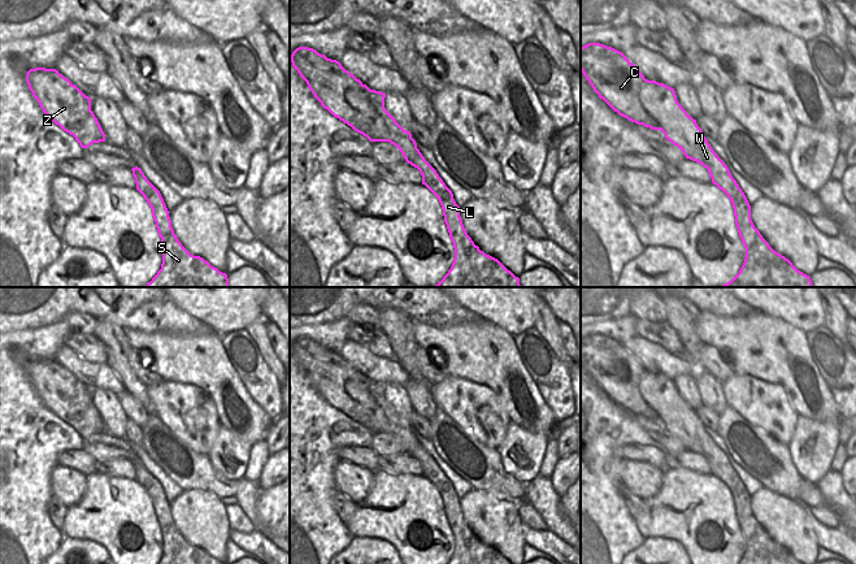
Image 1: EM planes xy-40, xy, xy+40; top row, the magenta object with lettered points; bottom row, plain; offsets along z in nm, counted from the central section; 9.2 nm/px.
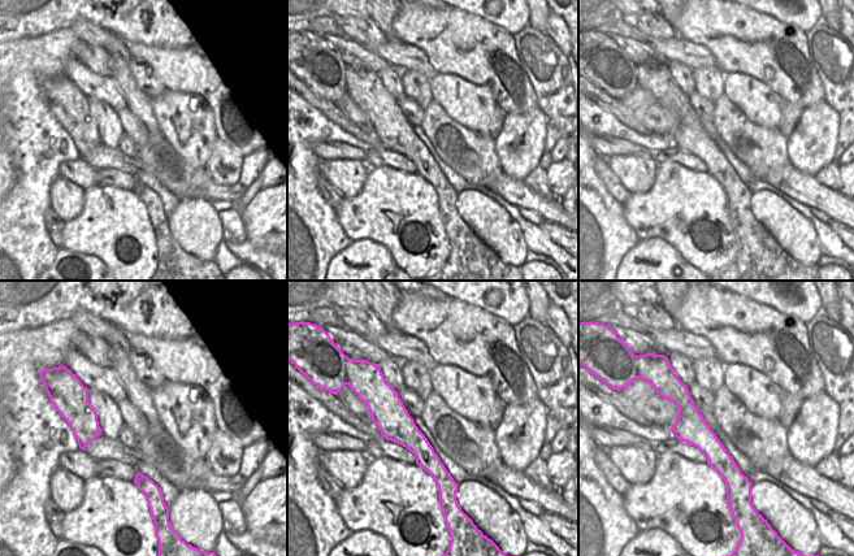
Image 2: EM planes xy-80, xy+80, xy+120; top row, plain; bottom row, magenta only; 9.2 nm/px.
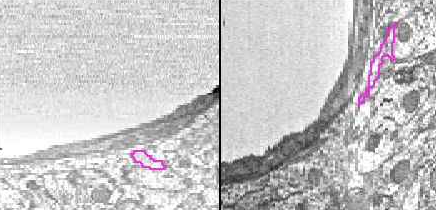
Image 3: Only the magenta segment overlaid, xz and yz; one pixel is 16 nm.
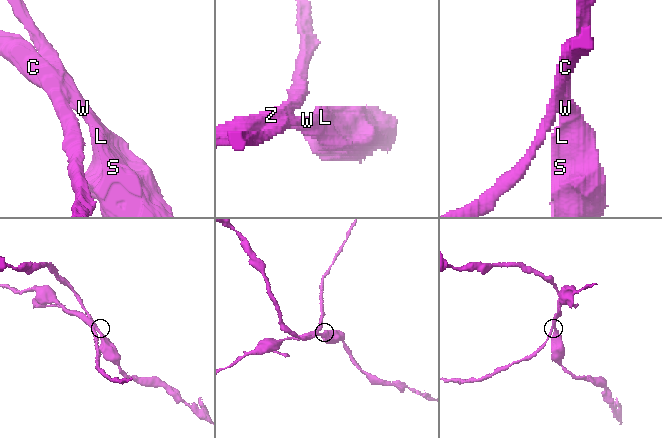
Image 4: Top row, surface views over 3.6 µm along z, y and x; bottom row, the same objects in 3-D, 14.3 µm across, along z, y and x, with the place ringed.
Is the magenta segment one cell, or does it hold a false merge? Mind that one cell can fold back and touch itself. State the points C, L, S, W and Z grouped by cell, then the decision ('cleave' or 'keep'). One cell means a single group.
C / L S W Z; cleave

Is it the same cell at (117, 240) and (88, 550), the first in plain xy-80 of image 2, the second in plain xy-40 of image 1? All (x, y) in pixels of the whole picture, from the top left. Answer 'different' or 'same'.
different

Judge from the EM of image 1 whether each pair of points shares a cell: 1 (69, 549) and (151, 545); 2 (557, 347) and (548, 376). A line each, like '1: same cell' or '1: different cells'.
1: different cells
2: different cells

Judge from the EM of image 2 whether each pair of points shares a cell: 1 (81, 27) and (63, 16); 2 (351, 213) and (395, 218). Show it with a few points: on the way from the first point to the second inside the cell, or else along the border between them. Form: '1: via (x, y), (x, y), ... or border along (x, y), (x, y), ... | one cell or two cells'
1: border along (70, 25), (77, 20), (87, 20), (102, 27) | two cells
2: via (362, 214), (385, 214) | one cell

